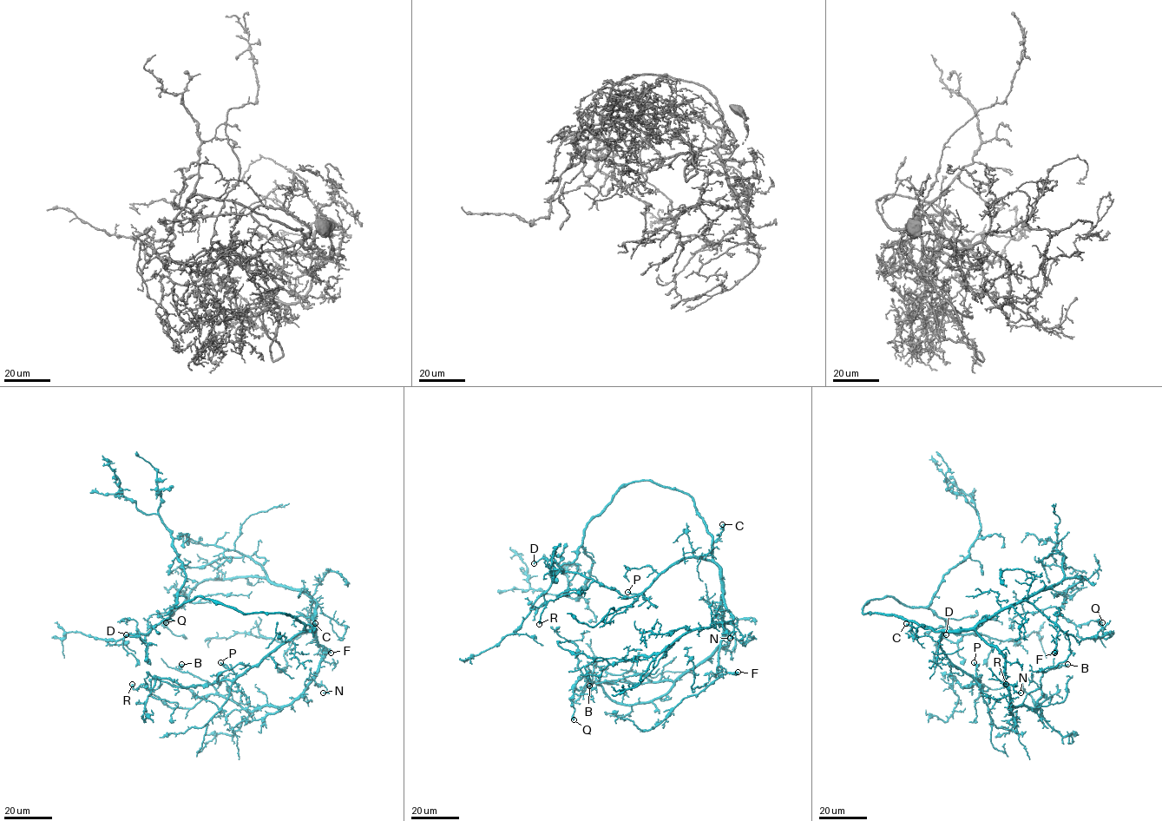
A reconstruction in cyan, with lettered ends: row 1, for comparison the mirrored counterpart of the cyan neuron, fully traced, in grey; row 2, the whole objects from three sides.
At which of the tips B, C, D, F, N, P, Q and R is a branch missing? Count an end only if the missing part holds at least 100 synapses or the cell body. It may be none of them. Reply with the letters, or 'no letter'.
C

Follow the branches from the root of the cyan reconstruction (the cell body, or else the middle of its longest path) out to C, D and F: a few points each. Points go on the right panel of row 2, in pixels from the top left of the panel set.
C: (899, 618), (924, 625), (914, 627), (906, 623)
D: (899, 618), (863, 609), (888, 596), (928, 607), (961, 637), (953, 642), (941, 637), (946, 634)
F: (899, 618), (914, 620), (935, 631), (966, 631), (1007, 607), (1027, 600), (1058, 627), (1054, 653)

